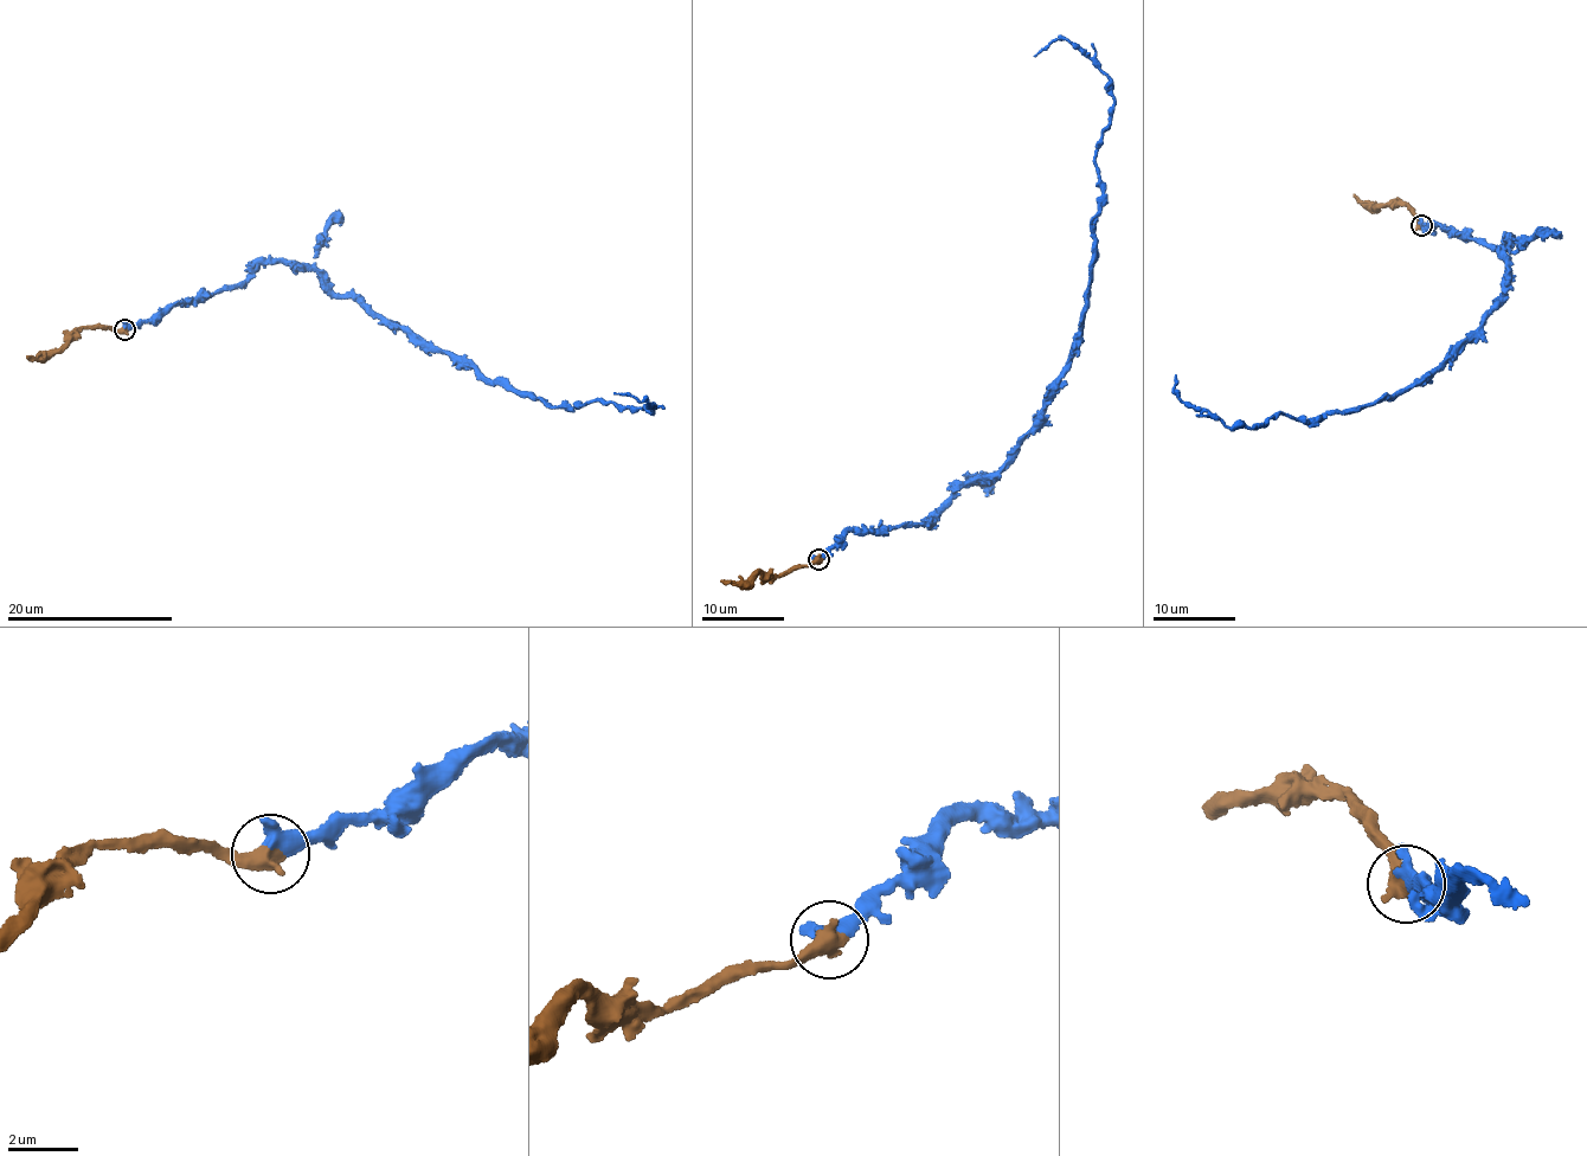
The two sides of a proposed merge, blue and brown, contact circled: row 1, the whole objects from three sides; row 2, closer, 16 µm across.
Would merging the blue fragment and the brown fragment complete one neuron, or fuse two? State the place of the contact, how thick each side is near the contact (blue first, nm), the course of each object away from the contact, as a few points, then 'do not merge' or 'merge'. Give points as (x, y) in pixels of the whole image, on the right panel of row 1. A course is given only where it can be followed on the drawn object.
place (1421, 225); calibres 480 and 550 nm; course blue (1421, 225), (1511, 242), (1498, 301), (1434, 371), (1319, 418), (1231, 429), (1178, 398), (1175, 374); course brown (1421, 225), (1399, 200), (1379, 207), (1353, 194); merge

